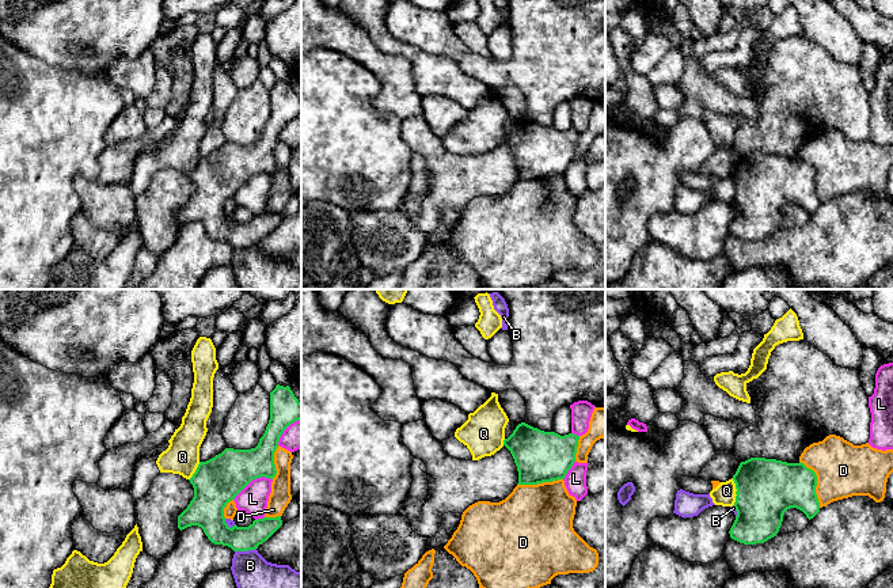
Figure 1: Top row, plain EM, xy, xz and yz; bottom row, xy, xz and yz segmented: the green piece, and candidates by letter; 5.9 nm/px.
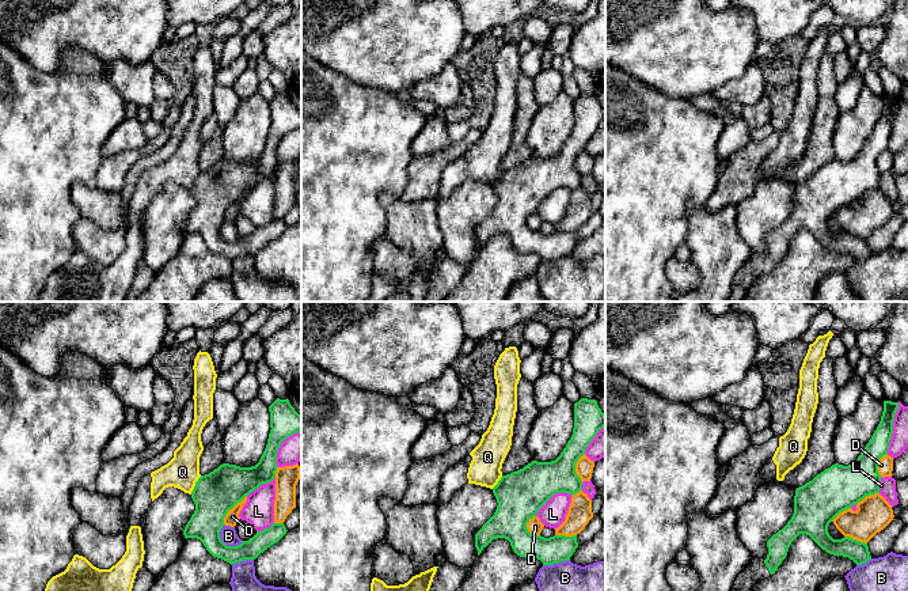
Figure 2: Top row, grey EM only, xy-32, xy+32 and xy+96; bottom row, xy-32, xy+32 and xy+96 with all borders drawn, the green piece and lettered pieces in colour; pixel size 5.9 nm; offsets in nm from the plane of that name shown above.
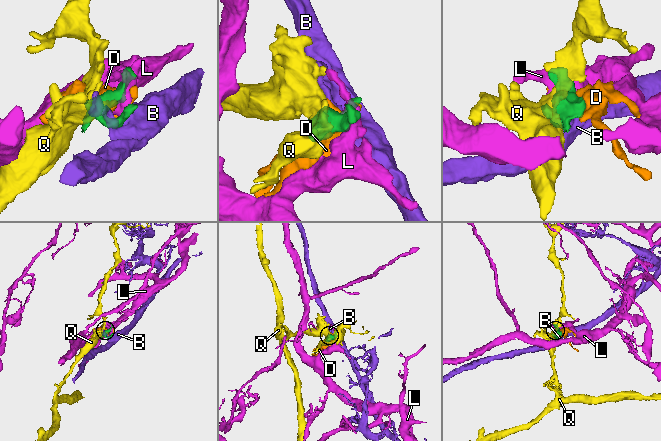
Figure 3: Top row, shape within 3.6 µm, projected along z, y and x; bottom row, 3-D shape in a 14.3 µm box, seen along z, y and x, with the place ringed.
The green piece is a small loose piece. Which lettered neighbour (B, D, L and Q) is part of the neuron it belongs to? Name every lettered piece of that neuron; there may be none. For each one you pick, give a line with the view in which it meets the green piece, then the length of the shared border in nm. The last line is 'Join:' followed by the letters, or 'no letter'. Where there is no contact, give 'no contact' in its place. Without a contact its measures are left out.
Join: no letter

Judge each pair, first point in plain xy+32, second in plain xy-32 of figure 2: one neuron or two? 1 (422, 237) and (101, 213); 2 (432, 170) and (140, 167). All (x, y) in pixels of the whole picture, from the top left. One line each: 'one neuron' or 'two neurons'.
1: one neuron
2: two neurons

